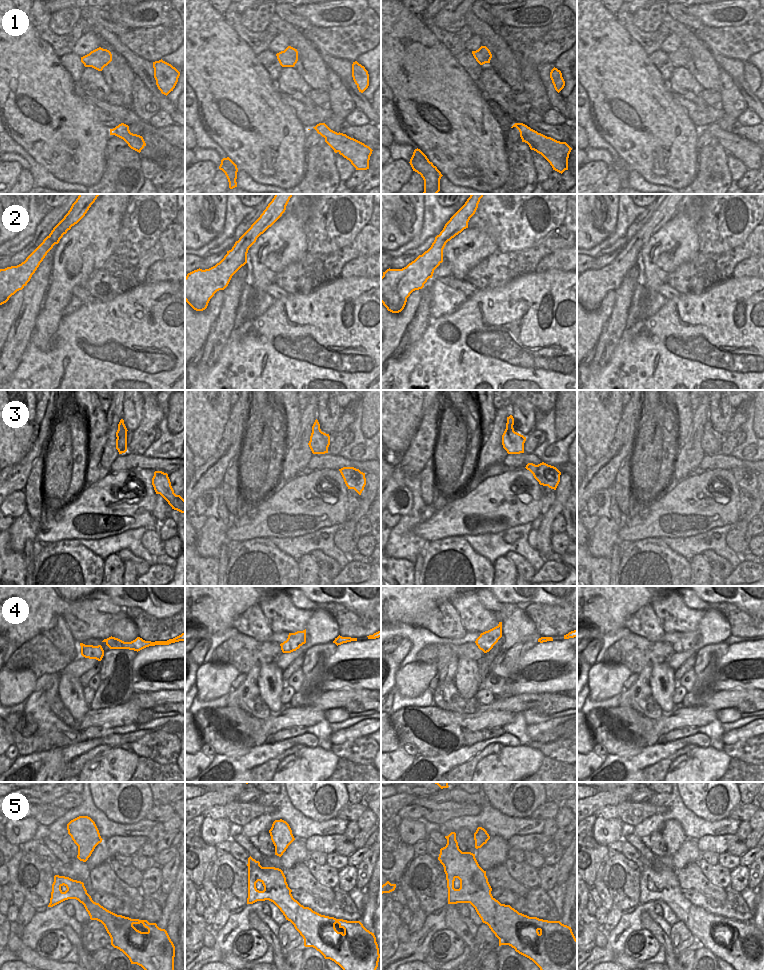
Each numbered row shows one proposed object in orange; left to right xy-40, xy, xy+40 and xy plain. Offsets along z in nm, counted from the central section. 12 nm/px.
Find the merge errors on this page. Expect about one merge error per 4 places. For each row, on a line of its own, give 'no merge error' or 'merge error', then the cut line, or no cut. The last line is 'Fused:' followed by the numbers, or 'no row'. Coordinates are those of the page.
1: no merge error; no cut
2: merge error; cut in xy along (246, 253), (244, 255), (244, 264)
3: merge error; cut in xy-40 along (126, 430), (117, 438)
4: no merge error; no cut
5: no merge error; no cut
Fused: 2, 3

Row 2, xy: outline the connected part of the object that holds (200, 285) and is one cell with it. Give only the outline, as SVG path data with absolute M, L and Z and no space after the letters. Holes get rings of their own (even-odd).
M275 194L272 201L260 217L251 225L251 227L235 242L231 250L227 251L224 258L215 266L209 269L197 269L187 274L185 277L185 301L196 311L203 311L207 308L210 299L219 290L224 290L232 276L244 266L244 255L248 253L249 248L256 242L257 238L271 227L285 212L286 206L293 194Z

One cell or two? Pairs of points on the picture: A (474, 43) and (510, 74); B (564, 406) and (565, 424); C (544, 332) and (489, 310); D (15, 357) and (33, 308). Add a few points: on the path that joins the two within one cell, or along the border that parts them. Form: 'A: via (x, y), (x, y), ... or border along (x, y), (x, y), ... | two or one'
A: border along (473, 33), (480, 37), (482, 45) | two
B: via (565, 410), (565, 420) | one
C: via (530, 330), (521, 321), (503, 321) | one
D: via (15, 345), (26, 320) | one

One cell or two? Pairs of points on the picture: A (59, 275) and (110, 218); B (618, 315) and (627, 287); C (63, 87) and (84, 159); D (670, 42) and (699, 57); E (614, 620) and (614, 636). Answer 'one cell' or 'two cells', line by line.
A: one cell
B: one cell
C: one cell
D: two cells
E: two cells

